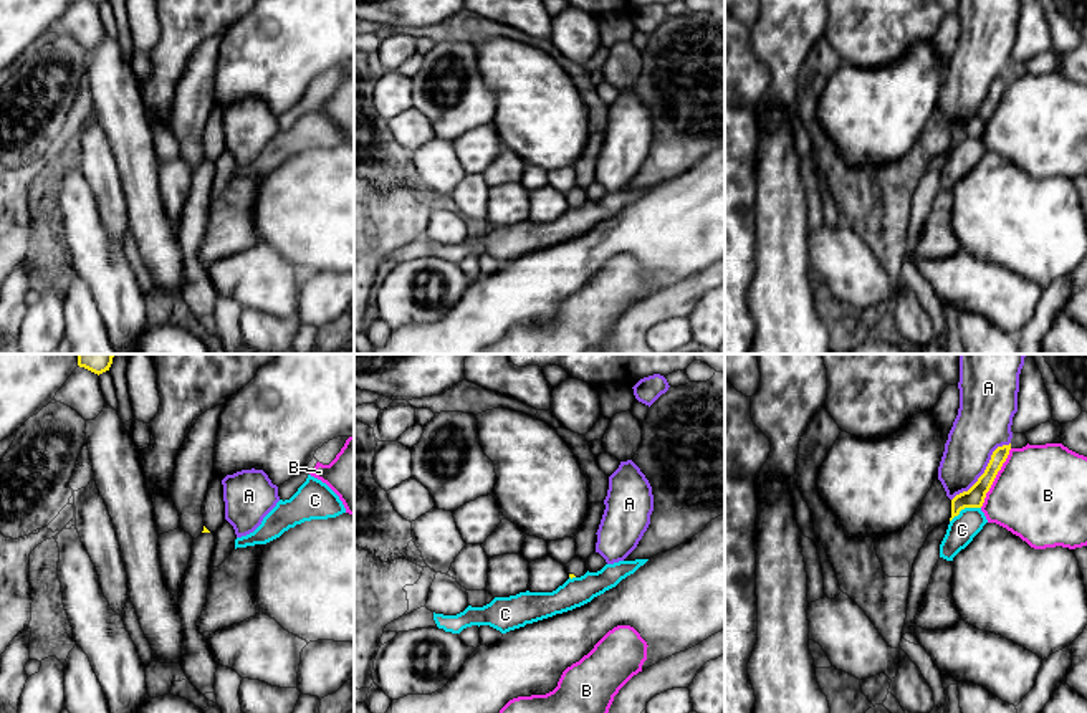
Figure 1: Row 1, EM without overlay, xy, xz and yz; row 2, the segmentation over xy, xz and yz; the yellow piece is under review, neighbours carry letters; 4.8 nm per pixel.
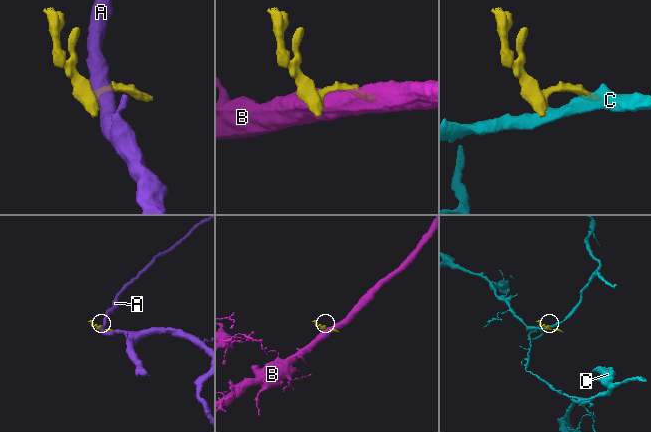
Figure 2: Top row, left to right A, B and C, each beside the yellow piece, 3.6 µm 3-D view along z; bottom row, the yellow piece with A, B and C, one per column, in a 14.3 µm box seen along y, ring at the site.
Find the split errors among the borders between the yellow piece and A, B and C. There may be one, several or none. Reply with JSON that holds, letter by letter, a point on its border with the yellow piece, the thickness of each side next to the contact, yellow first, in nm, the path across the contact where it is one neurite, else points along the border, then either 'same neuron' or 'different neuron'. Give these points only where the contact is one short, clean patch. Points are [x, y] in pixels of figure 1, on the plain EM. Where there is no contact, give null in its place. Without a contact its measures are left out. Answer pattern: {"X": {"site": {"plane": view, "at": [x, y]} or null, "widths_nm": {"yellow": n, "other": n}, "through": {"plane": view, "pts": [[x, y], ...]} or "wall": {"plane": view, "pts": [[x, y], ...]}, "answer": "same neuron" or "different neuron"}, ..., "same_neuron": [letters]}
{"A": {"site": {"plane": "yz", "at": [985, 100]}, "widths_nm": {"yellow": 100, "other": 260}, "answer": "different neuron"}, "B": {"site": {"plane": "yz", "at": [995, 106]}, "widths_nm": {"yellow": 100, "other": 460}, "answer": "different neuron"}, "C": {"site": {"plane": "yz", "at": [965, 136]}, "widths_nm": {"yellow": 100, "other": 140}, "wall": {"plane": "yz", "pts": [[980, 136], [965, 136], [950, 151]]}, "answer": "different neuron"}, "same_neuron": []}

